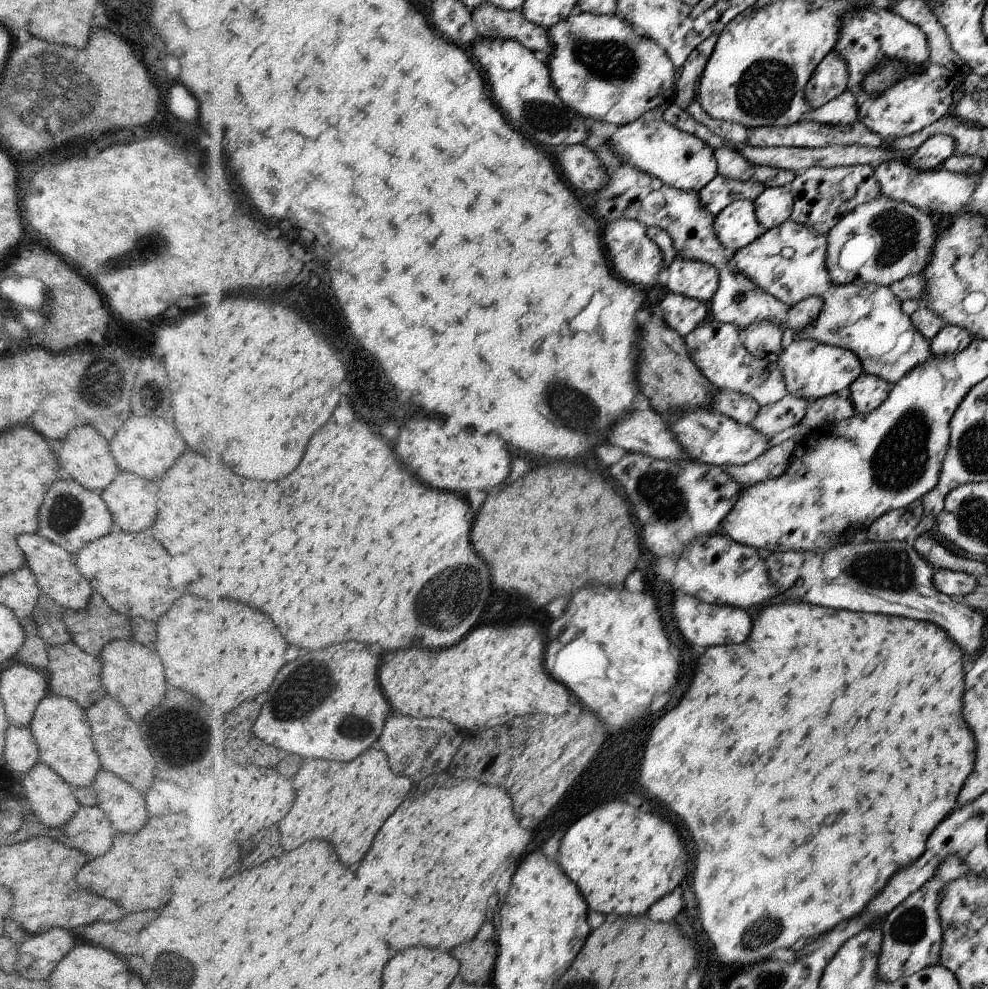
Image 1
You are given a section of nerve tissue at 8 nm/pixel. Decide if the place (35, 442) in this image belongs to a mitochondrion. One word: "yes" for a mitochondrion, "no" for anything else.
no

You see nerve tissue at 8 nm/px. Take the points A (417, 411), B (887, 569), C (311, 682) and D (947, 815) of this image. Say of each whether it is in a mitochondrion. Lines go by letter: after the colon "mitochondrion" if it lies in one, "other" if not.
A: other
B: mitochondrion
C: mitochondrion
D: other

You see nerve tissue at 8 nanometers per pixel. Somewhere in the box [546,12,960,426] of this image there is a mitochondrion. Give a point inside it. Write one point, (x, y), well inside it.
(610, 60)

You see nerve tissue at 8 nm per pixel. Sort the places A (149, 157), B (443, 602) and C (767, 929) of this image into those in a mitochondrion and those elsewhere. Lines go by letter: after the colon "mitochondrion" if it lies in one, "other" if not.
A: other
B: mitochondrion
C: mitochondrion

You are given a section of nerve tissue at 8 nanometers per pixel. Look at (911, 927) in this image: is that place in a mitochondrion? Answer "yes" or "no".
yes

